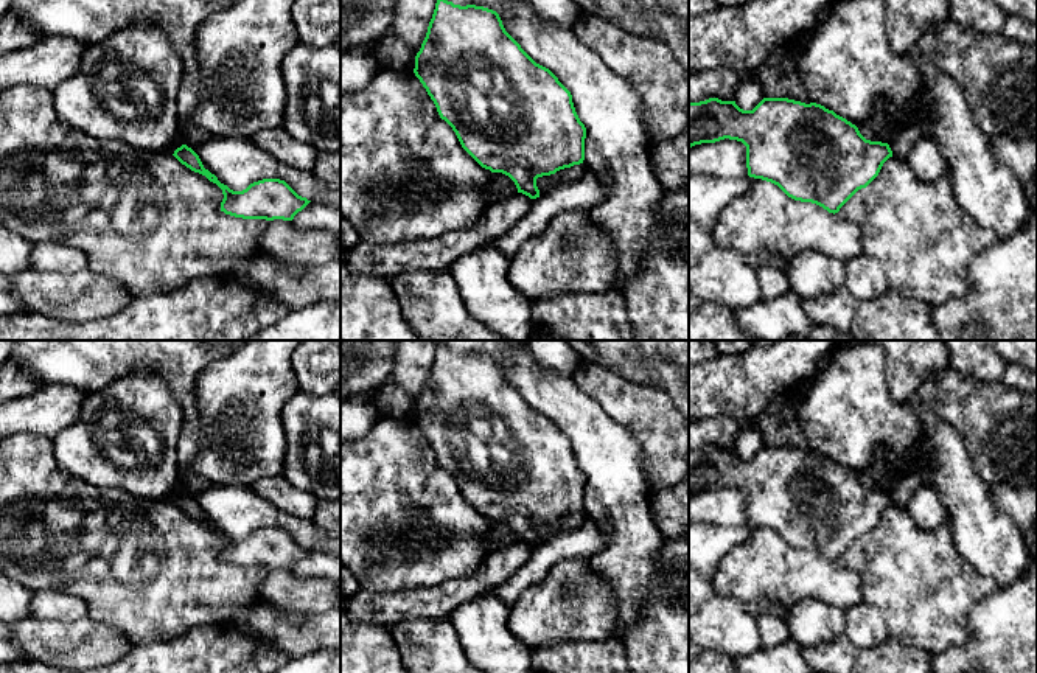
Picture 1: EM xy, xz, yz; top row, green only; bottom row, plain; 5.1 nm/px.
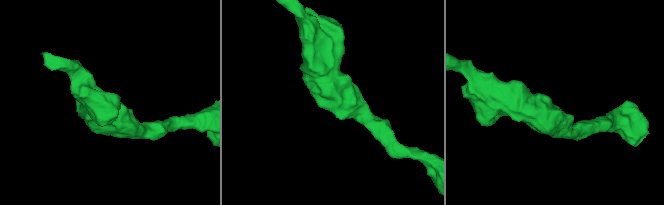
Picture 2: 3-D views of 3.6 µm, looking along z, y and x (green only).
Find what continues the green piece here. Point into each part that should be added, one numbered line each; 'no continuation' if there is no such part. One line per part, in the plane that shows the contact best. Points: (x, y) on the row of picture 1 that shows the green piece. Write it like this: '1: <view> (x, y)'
no continuation

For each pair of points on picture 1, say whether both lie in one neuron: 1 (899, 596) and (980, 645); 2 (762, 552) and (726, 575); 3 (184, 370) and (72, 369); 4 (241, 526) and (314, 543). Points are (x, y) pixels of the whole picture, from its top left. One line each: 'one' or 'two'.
1: two
2: one
3: one
4: one

